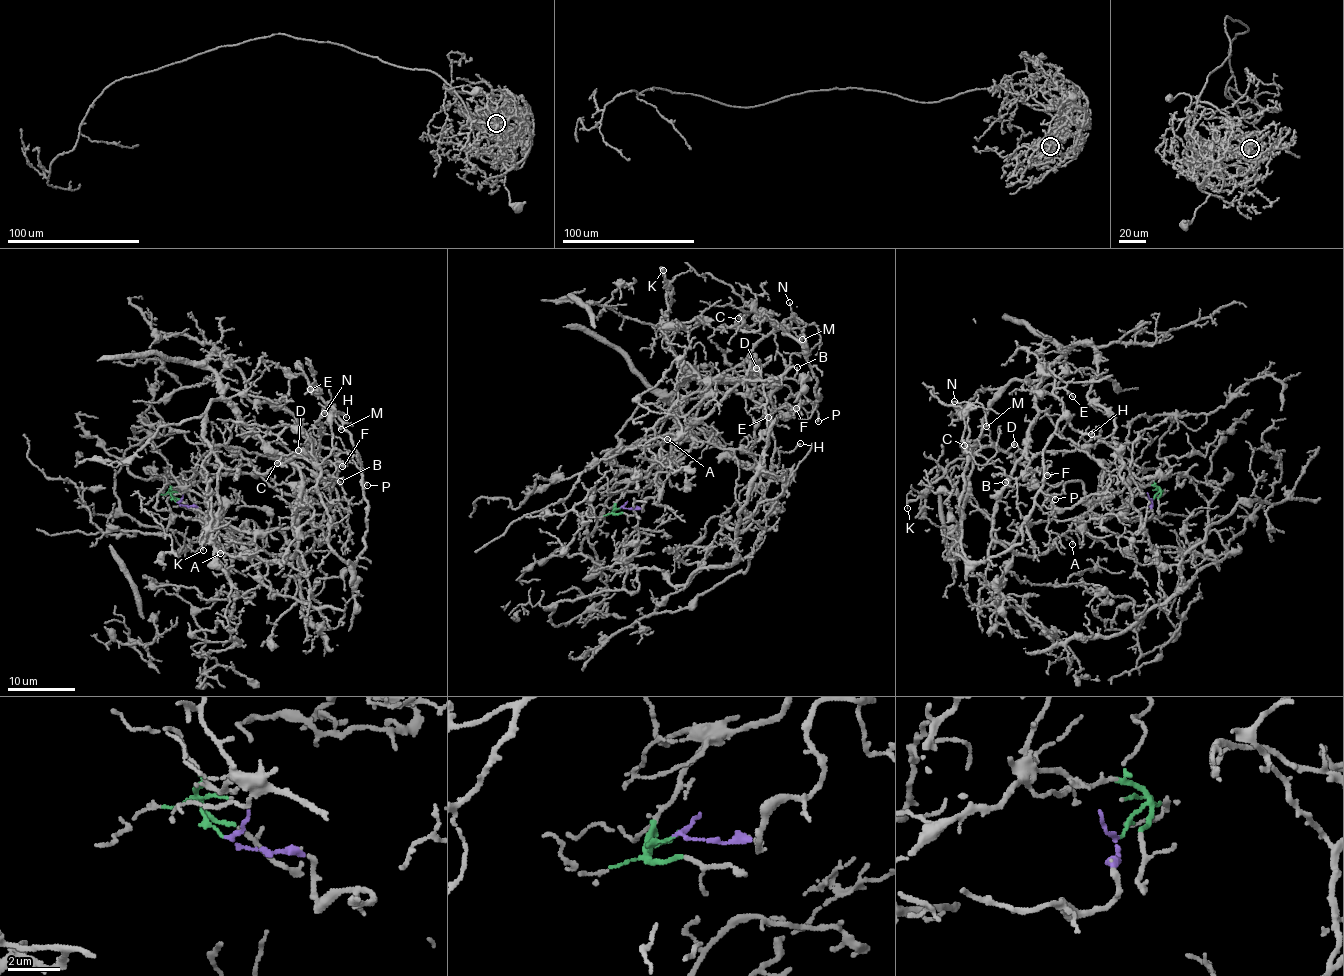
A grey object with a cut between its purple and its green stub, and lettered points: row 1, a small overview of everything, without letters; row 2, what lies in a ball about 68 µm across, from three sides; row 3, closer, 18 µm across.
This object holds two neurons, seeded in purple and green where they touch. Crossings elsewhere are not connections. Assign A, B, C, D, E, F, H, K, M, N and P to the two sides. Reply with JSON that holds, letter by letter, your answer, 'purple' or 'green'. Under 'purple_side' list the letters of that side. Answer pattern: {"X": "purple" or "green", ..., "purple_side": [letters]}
{"A": "green", "B": "green", "C": "purple", "D": "purple", "E": "purple", "F": "green", "H": "purple", "K": "green", "M": "purple", "N": "purple", "P": "purple", "purple_side": ["C", "D", "E", "H", "M", "N", "P"]}

